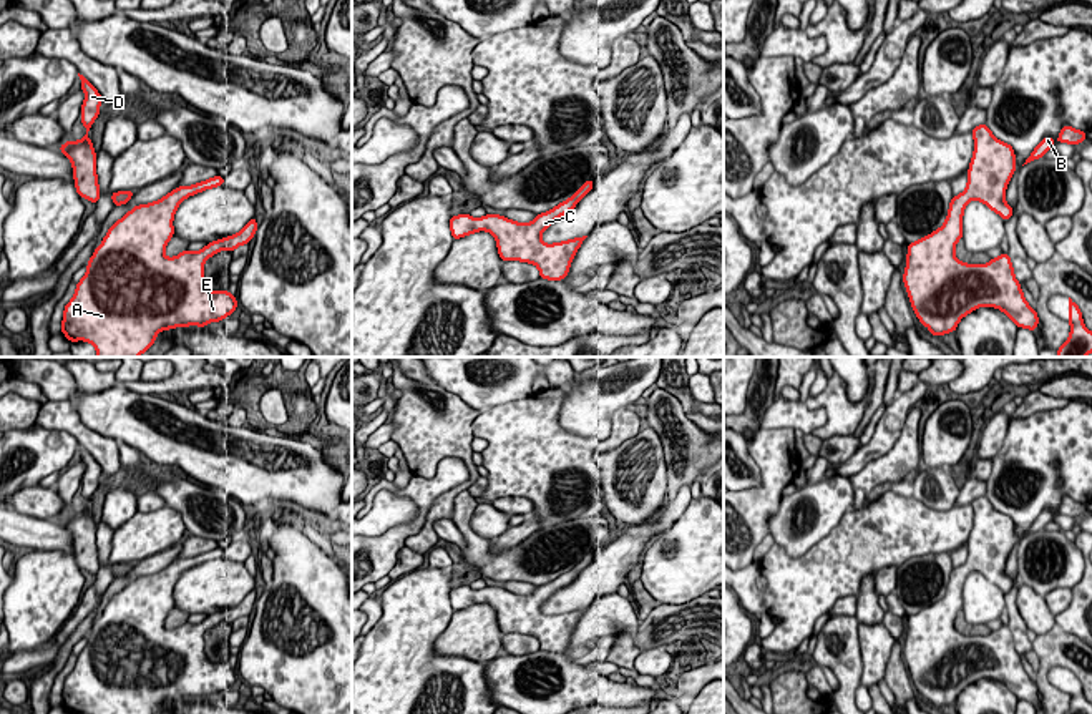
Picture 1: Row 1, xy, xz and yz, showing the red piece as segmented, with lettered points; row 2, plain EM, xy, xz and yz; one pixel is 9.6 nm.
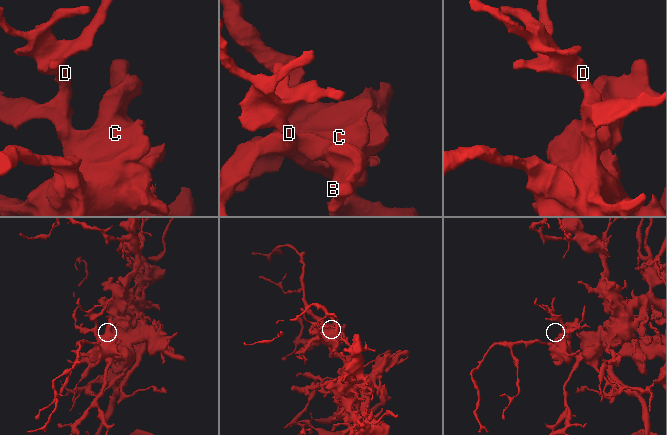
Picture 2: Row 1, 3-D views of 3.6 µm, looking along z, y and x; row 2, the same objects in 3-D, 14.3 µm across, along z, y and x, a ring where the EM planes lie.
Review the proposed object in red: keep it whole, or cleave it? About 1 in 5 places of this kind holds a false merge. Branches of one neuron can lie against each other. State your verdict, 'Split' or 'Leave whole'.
Leave whole

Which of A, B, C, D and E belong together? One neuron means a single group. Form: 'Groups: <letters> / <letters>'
Groups: A B C D E

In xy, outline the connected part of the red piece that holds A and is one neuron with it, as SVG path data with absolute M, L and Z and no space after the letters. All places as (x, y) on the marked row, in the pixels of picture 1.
M217 174L193 186L179 186L154 203L134 206L116 221L95 249L86 274L65 306L61 322L65 337L70 342L93 344L96 357L139 357L154 344L161 330L206 327L231 315L239 302L229 291L211 291L206 286L204 261L222 249L232 252L249 244L257 231L256 216L237 234L209 242L201 251L183 251L176 257L164 256L166 244L174 236L173 219L179 204L193 194L222 184L224 178Z

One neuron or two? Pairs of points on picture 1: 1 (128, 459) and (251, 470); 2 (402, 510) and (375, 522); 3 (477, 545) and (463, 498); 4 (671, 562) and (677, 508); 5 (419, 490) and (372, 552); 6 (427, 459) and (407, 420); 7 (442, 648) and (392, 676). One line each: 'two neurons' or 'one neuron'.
1: two neurons
2: one neuron
3: one neuron
4: two neurons
5: one neuron
6: one neuron
7: two neurons

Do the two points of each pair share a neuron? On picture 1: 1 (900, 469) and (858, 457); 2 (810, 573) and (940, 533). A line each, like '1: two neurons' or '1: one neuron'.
1: two neurons
2: one neuron

